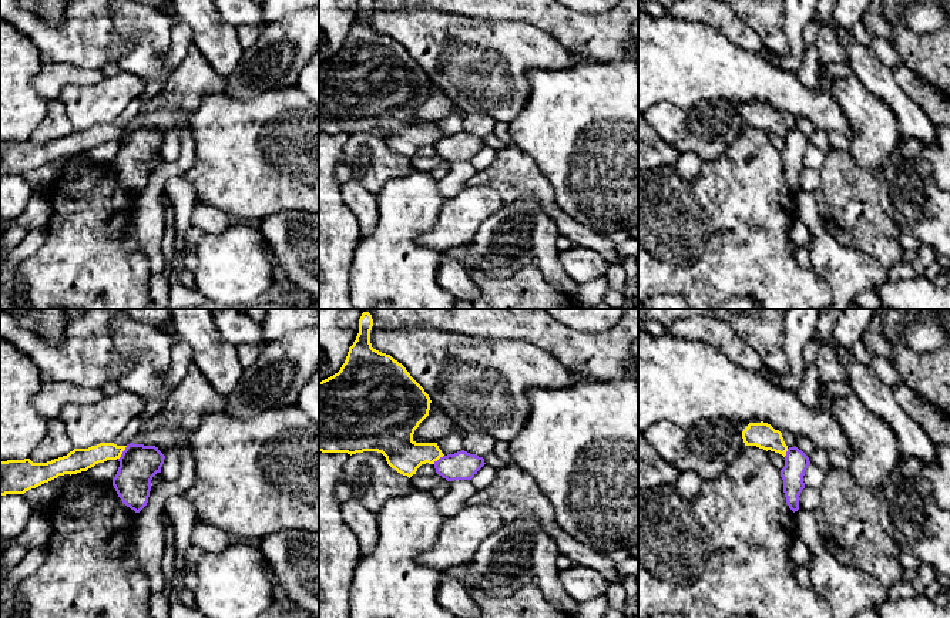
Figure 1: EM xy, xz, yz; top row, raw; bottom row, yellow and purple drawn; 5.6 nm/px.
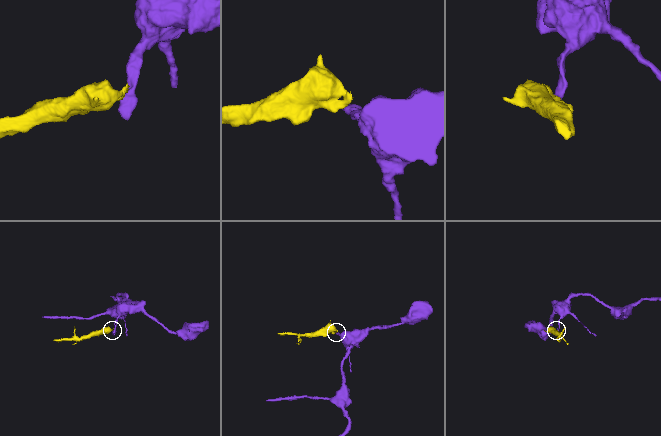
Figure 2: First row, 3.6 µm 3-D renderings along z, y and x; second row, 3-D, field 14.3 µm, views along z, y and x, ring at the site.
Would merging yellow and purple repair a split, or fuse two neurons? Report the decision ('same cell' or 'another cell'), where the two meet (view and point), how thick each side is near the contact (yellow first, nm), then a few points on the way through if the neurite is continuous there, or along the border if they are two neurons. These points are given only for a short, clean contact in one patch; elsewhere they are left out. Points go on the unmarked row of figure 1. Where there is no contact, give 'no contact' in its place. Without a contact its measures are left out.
another cell; meets yellow in xy at (121, 134); 130 nm thick on the yellow side, 220 nm on the other; border along xy (127, 127), (118, 140)

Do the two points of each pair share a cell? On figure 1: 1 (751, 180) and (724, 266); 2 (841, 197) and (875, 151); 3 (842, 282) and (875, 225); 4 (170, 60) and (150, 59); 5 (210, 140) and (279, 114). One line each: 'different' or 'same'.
1: same
2: different
3: different
4: different
5: same

